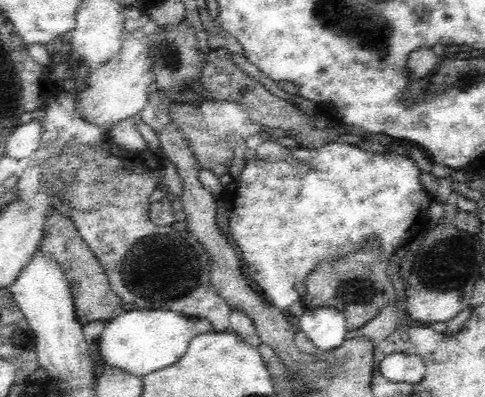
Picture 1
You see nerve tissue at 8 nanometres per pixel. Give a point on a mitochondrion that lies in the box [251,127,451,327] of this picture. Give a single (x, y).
(355, 292)

